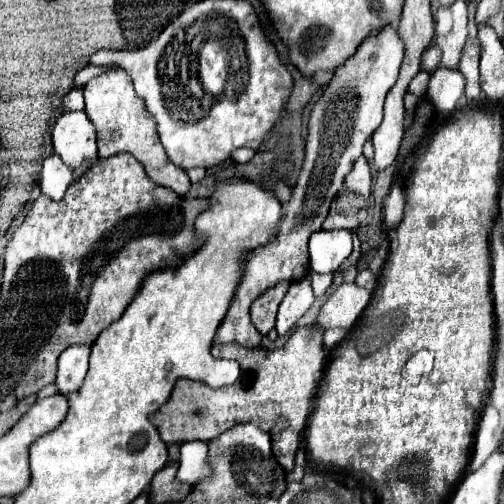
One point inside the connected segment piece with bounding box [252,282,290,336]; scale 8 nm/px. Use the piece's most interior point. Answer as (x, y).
(264, 310)

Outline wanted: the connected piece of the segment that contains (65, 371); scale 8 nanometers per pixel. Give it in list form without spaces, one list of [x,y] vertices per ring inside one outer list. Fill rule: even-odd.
[[[74,344],[60,354],[56,376],[56,386],[60,388],[60,394],[74,392],[82,384],[88,372],[88,358],[90,358],[90,346],[86,344]]]

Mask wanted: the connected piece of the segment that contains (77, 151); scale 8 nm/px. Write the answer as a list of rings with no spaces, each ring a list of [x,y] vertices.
[[[84,110],[64,112],[54,124],[52,142],[54,152],[60,154],[70,168],[96,156],[96,128]]]

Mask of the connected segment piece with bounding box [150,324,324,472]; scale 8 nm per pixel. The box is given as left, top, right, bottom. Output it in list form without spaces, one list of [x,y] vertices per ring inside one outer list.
[[[312,324],[298,326],[282,350],[244,348],[236,342],[222,344],[216,348],[218,356],[234,358],[240,364],[240,378],[232,386],[220,390],[196,380],[180,378],[172,390],[170,400],[150,416],[150,422],[158,428],[160,438],[166,444],[192,440],[210,442],[236,424],[252,422],[272,436],[272,452],[280,466],[290,472],[318,382],[324,374],[322,336],[324,332]]]

